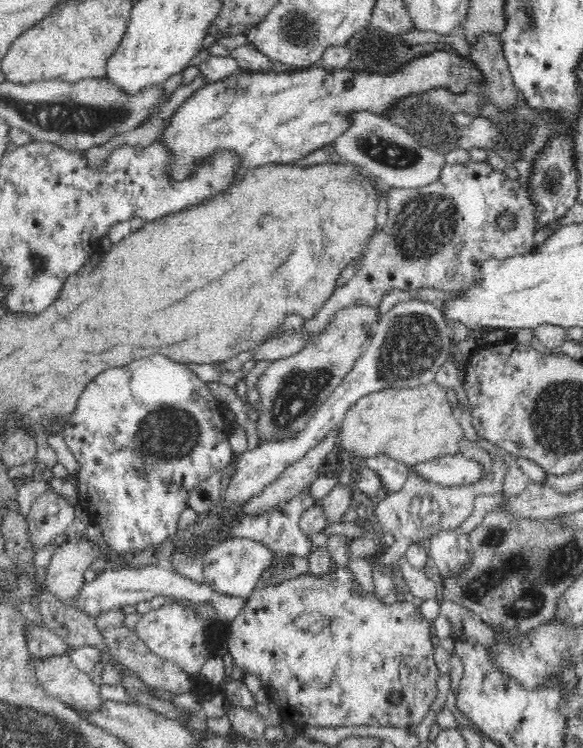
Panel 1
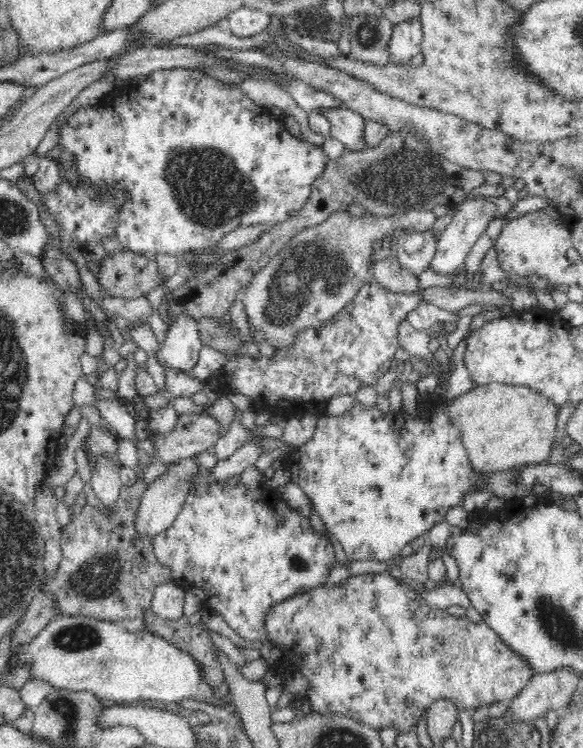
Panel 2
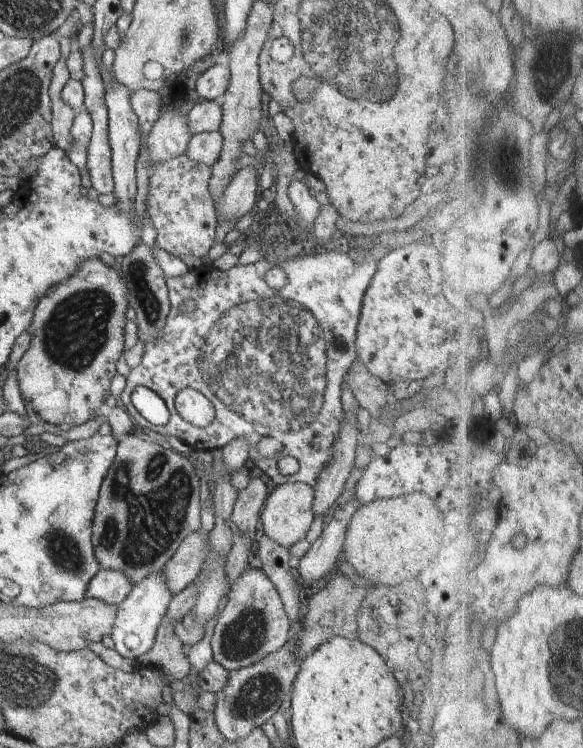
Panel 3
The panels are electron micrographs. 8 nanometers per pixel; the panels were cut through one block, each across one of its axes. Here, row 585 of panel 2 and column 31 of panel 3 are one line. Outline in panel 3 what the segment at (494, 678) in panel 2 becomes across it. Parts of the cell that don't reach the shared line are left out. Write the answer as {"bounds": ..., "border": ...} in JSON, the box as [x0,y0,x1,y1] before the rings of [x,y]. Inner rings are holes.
{"bounds":[16,257,128,428],"border":[[[97,257],[84,260],[76,274],[52,286],[48,294],[40,298],[28,328],[32,335],[30,347],[16,365],[22,400],[32,406],[39,419],[68,428],[84,424],[100,413],[101,406],[110,396],[110,380],[116,376],[116,363],[123,353],[127,294],[128,290],[120,280],[120,266],[109,266]]]}

